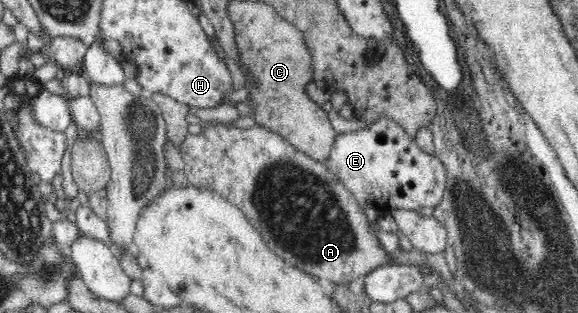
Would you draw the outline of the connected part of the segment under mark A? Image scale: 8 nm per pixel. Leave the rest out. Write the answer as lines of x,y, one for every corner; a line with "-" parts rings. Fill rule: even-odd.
249,123
212,126
196,136
188,134
180,146
180,153
186,162
183,170
188,185
210,189
237,206
262,234
272,252
296,268
314,274
315,278
338,276
338,285
344,285
344,282
350,283
388,262
388,252
378,242
374,230
370,230
364,211
346,185
336,180
336,175
325,162
298,151
276,132
-
290,256
300,258
302,262
298,264
296,260
290,260

